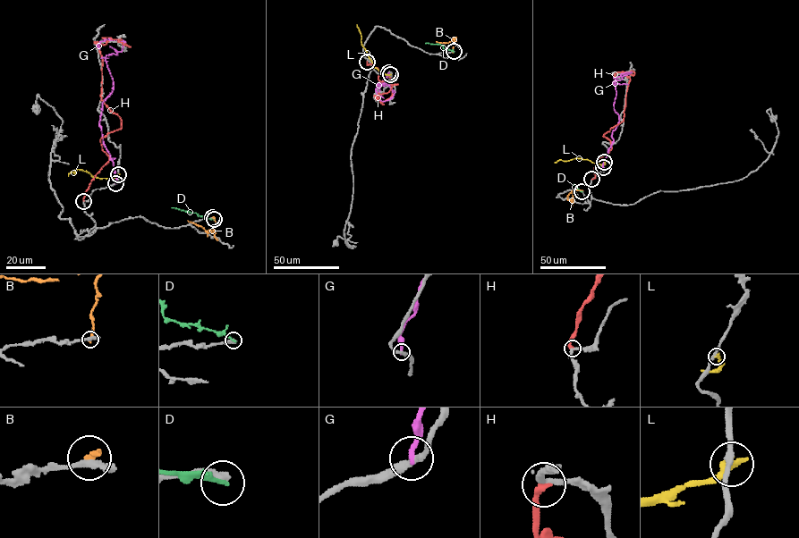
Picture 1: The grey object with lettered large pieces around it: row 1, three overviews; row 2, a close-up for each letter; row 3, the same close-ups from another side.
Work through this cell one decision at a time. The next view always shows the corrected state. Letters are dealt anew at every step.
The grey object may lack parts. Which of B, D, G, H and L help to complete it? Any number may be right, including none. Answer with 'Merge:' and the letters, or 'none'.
Merge: none

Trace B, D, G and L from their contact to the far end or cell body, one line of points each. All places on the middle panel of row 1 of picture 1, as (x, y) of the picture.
B: (453, 52), (456, 37), (447, 43), (436, 41)
D: (454, 51), (439, 44), (425, 43)
G: (388, 72), (378, 85), (378, 88), (385, 82), (394, 91), (388, 100), (378, 98), (378, 83)
L: (390, 74), (384, 74), (374, 66), (362, 45), (357, 24)

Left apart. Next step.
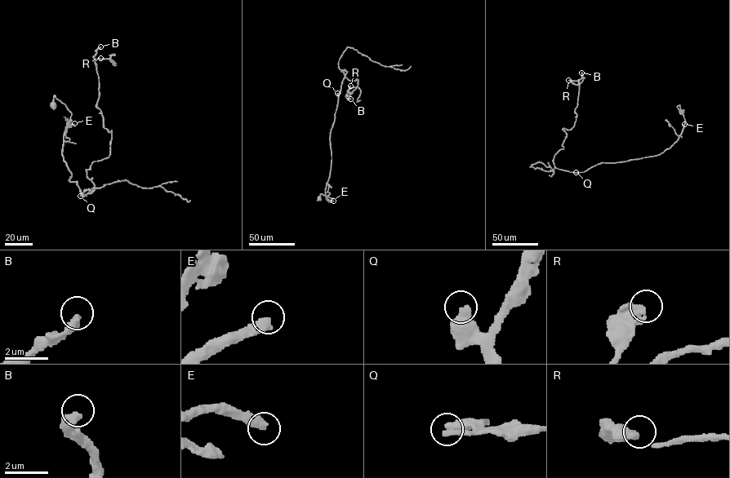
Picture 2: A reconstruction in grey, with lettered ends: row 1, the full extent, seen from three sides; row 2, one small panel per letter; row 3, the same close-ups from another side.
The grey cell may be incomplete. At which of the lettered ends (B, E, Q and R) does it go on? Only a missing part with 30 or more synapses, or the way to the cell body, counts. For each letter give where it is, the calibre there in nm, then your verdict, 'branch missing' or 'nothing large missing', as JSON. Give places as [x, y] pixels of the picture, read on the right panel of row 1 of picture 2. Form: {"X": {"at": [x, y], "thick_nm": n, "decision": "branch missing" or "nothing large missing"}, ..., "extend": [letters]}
{"B": {"at": [581, 73], "thick_nm": 440, "decision": "nothing large missing"}, "E": {"at": [684, 124], "thick_nm": 440, "decision": "branch missing"}, "Q": {"at": [576, 172], "thick_nm": 500, "decision": "nothing large missing"}, "R": {"at": [568, 80], "thick_nm": 500, "decision": "nothing large missing"}, "extend": ["E"]}

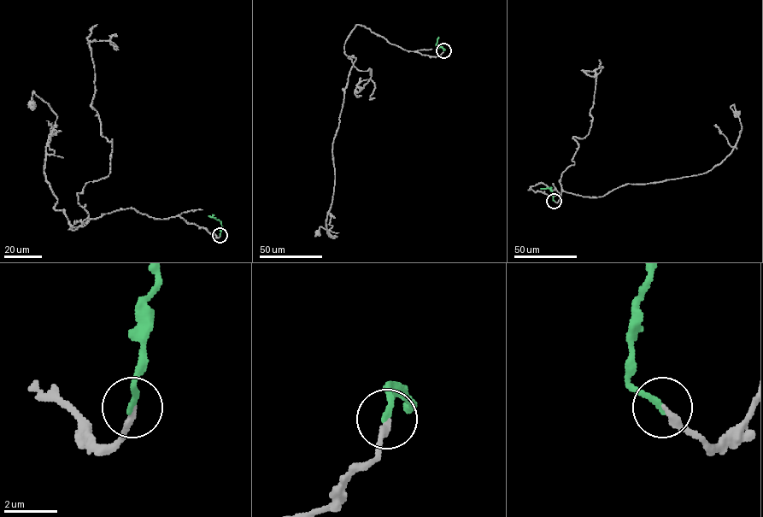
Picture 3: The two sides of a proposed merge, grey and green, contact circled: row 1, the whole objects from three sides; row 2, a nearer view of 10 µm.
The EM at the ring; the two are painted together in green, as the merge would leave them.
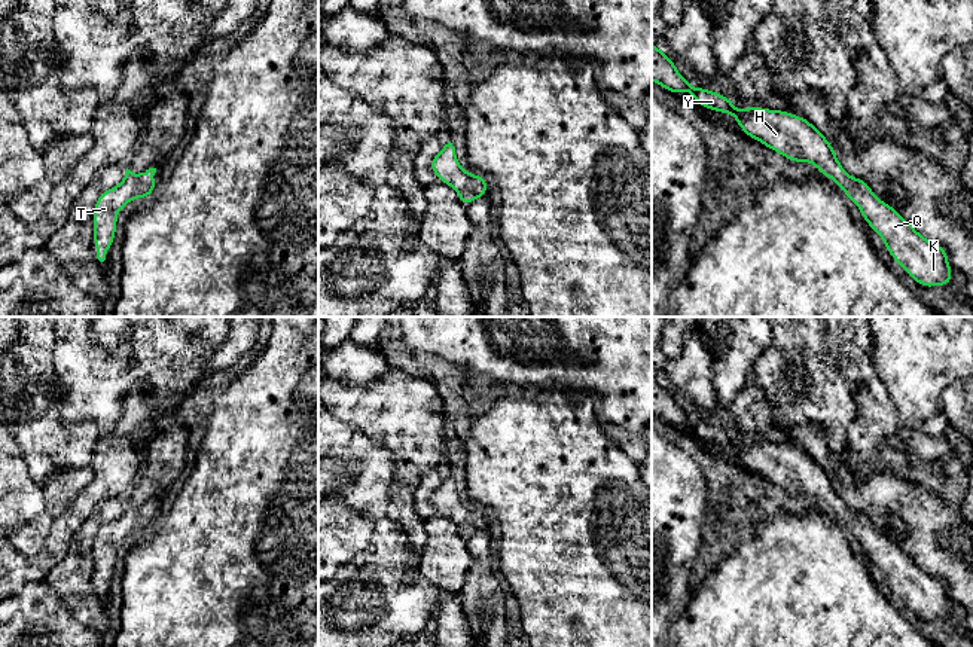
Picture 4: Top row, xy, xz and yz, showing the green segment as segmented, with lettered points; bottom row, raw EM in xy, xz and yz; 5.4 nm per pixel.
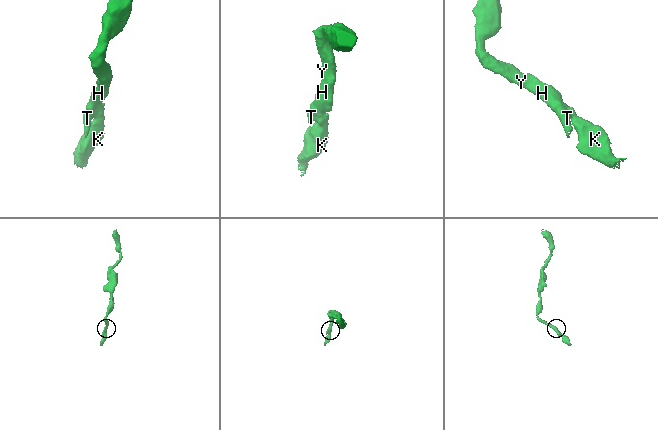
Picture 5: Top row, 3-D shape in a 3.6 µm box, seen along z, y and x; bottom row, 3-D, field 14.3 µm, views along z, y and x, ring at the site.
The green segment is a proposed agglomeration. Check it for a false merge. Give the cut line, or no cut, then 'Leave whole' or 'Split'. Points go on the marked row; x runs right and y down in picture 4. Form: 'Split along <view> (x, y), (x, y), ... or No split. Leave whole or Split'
No split. Leave whole

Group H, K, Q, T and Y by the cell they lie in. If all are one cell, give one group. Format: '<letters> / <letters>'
H K Q T Y

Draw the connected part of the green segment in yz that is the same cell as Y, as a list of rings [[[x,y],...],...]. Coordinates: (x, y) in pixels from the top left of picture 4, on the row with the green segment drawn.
[[[653,43],[652,80],[668,92],[690,92],[701,107],[722,115],[730,113],[747,137],[756,138],[790,162],[814,164],[821,176],[833,178],[847,198],[858,207],[864,222],[882,238],[890,256],[918,286],[936,287],[954,283],[948,251],[918,234],[894,207],[881,201],[863,178],[850,177],[829,140],[808,119],[754,104],[736,110],[735,101],[728,97],[701,86],[693,88],[677,71],[675,61]]]

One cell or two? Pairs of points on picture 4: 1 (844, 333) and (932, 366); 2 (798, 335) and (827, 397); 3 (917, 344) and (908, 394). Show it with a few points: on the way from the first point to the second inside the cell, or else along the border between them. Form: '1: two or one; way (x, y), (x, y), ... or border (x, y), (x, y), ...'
1: two; border (871, 332), (872, 366), (881, 380)
2: one; way (807, 350), (807, 363), (814, 382)
3: one; way (915, 356), (914, 382)

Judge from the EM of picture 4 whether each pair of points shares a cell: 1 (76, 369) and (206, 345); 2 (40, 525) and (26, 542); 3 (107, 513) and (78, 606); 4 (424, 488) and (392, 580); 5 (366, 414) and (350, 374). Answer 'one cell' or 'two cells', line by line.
1: one cell
2: one cell
3: one cell
4: two cells
5: two cells

